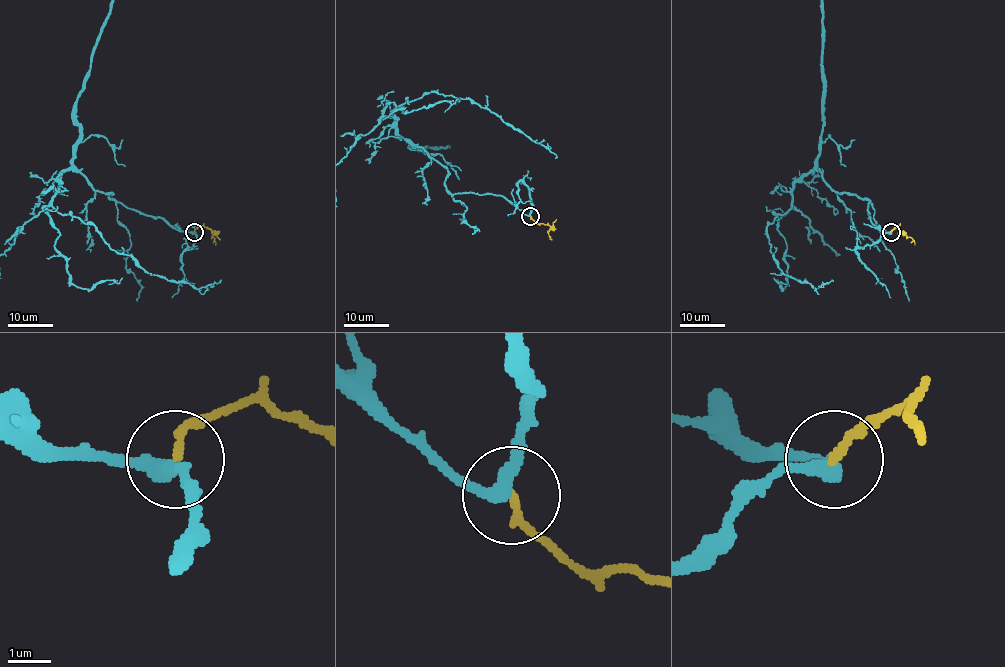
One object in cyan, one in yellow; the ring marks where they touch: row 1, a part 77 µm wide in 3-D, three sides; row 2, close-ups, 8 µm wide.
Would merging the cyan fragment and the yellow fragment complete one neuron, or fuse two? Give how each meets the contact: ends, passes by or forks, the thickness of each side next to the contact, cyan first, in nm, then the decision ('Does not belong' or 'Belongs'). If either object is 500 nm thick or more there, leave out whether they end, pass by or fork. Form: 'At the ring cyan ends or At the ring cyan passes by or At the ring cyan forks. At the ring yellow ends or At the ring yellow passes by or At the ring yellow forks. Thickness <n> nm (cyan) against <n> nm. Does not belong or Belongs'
At the ring cyan passes by. At the ring yellow ends. Thickness 320 nm (cyan) against 190 nm. Does not belong

